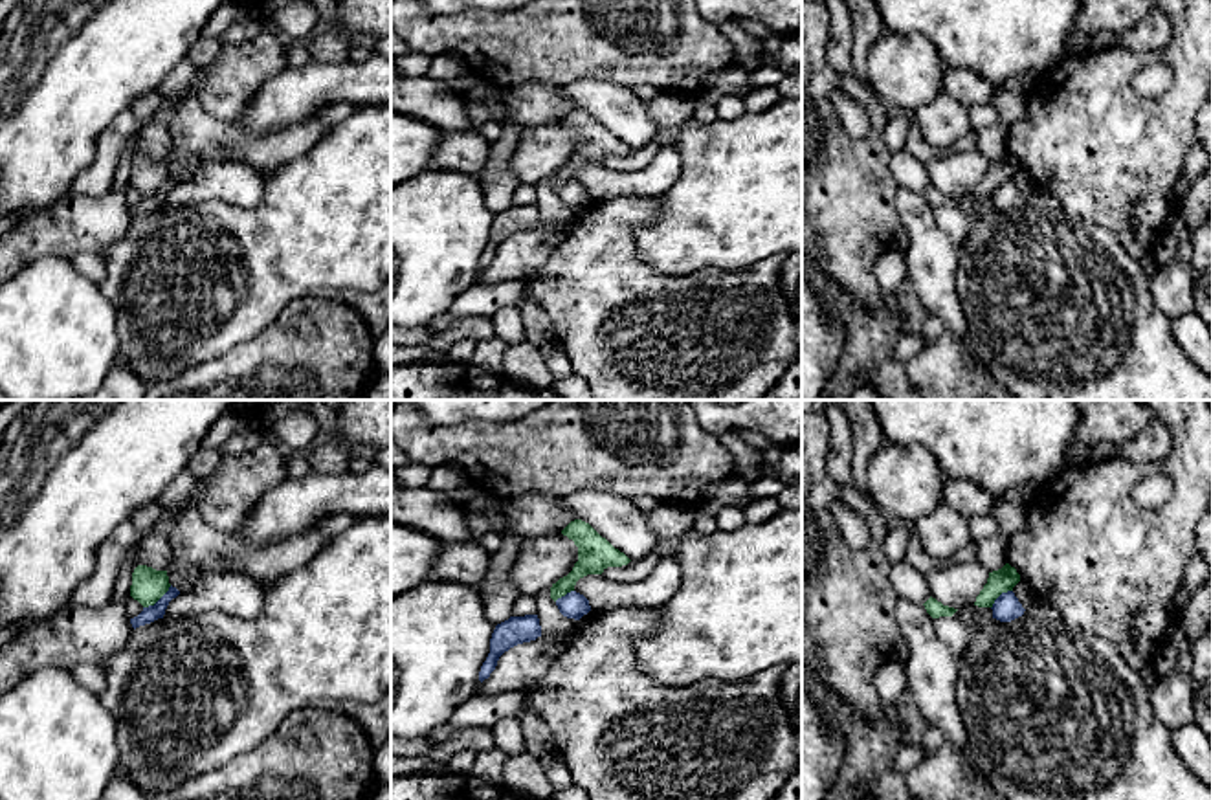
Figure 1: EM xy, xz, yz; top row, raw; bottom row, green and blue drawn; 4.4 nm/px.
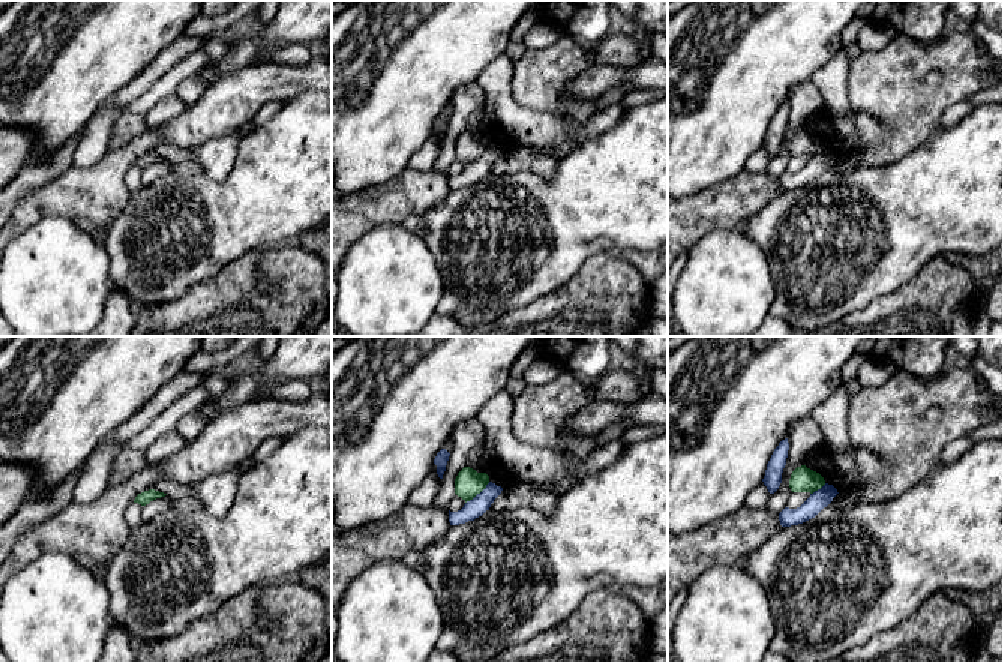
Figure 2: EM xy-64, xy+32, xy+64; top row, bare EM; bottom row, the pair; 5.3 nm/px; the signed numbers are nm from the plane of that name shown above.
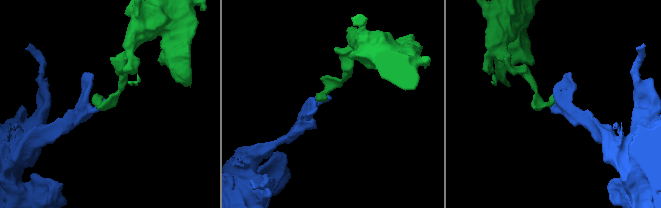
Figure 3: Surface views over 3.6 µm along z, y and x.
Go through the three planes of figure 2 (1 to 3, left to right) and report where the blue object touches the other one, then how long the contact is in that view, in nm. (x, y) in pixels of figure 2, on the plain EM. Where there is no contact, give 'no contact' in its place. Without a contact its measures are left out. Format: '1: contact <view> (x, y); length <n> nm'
1: no contact
2: contact xy+32 (477, 156); length 180 nm
3: contact xy+64 (818, 152); length 110 nm

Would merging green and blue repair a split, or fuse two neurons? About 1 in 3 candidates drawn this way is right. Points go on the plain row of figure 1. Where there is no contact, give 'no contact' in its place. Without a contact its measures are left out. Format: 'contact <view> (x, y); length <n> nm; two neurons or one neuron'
contact xy (156, 189); length 160 nm; two neurons

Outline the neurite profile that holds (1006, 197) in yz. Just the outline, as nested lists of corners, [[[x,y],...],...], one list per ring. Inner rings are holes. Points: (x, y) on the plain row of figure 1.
[[[1013,180],[1002,182],[993,193],[993,207],[1011,211],[1024,204],[1024,196]]]

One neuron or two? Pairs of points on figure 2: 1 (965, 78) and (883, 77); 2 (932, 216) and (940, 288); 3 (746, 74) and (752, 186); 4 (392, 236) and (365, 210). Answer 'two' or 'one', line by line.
1: one
2: two
3: two
4: two

